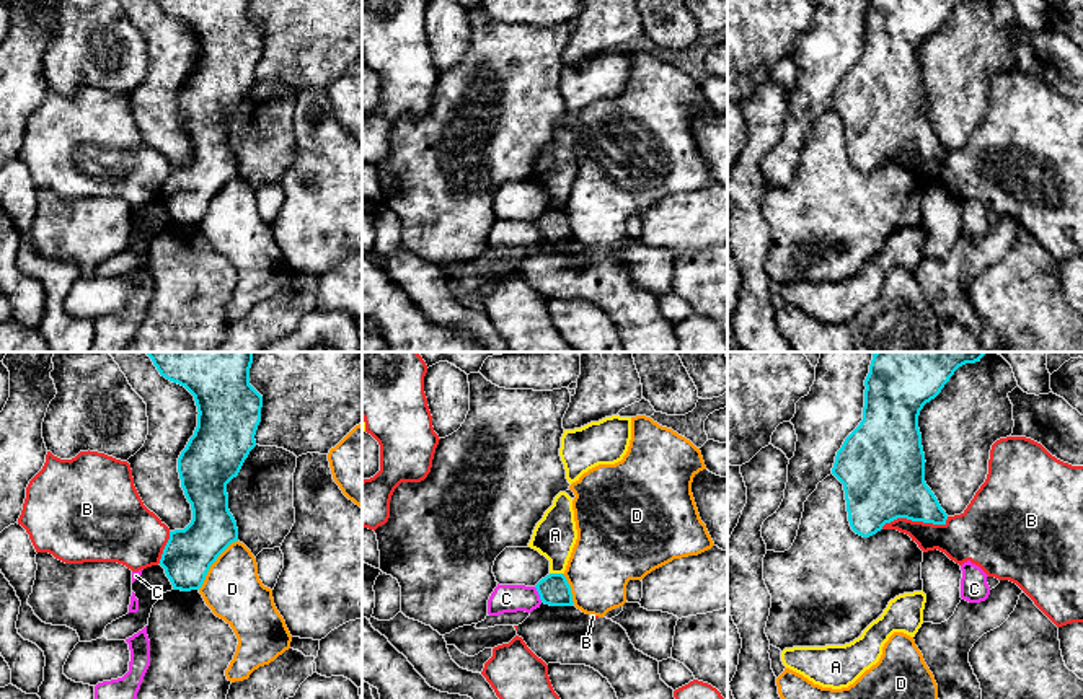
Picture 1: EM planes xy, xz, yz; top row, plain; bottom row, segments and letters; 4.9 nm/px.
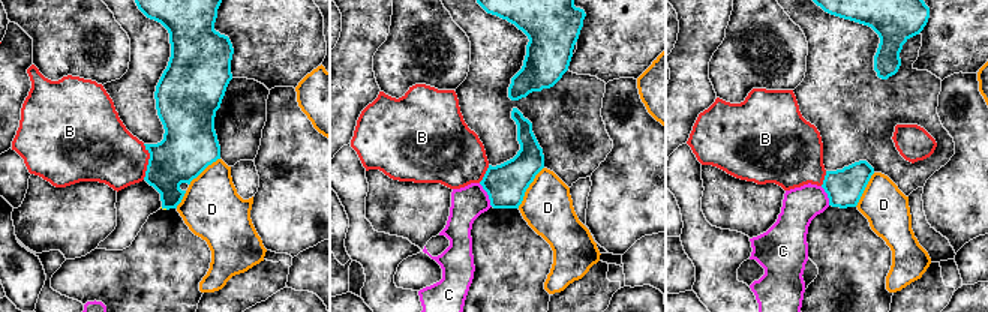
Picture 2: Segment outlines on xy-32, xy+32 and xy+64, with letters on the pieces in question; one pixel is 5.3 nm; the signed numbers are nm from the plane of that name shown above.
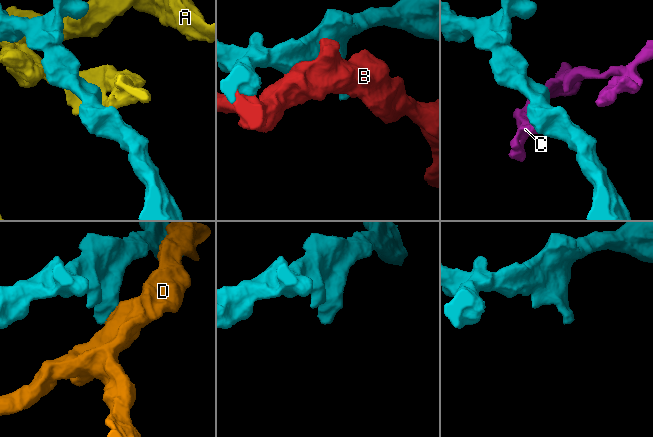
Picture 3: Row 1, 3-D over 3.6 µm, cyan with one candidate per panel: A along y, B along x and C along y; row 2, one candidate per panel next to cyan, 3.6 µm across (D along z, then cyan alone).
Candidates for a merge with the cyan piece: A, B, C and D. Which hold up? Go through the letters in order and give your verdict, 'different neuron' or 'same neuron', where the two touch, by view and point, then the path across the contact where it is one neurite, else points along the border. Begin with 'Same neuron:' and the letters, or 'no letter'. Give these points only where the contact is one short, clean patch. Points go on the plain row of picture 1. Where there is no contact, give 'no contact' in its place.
Same neuron: no letter
A: different neuron | xz (556, 209) | along xz (550, 207), (561, 209)
B: different neuron | yz (915, 155)
C: different neuron | xz (539, 228) | along xz (534, 222), (542, 237)
D: different neuron | xy (212, 197)

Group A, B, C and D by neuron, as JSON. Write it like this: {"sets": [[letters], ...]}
{"sets": [["A"], ["B"], ["C"], ["D"]]}

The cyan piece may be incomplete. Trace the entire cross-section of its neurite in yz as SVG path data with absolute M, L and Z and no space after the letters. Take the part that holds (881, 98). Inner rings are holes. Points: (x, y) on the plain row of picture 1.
M869 0L863 55L837 86L832 109L843 119L851 165L869 173L897 153L946 160L948 150L925 117L918 51L962 0Z

